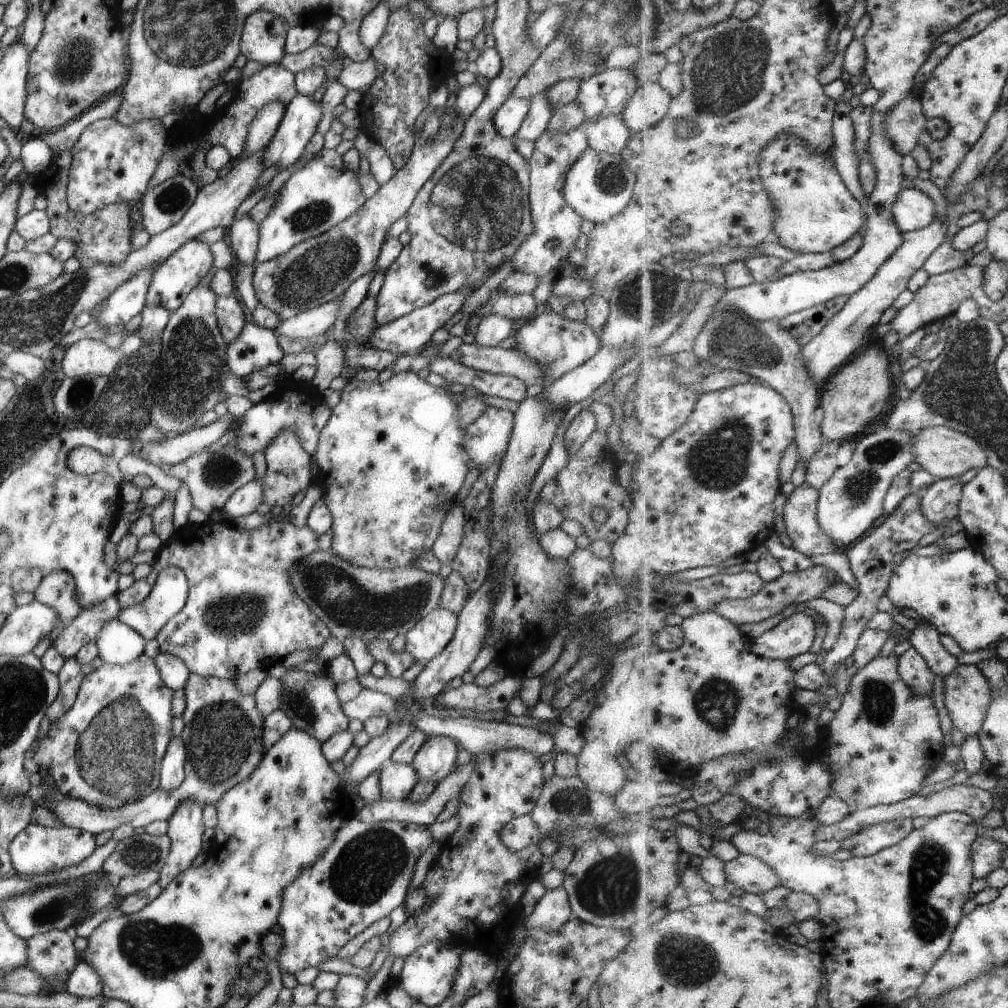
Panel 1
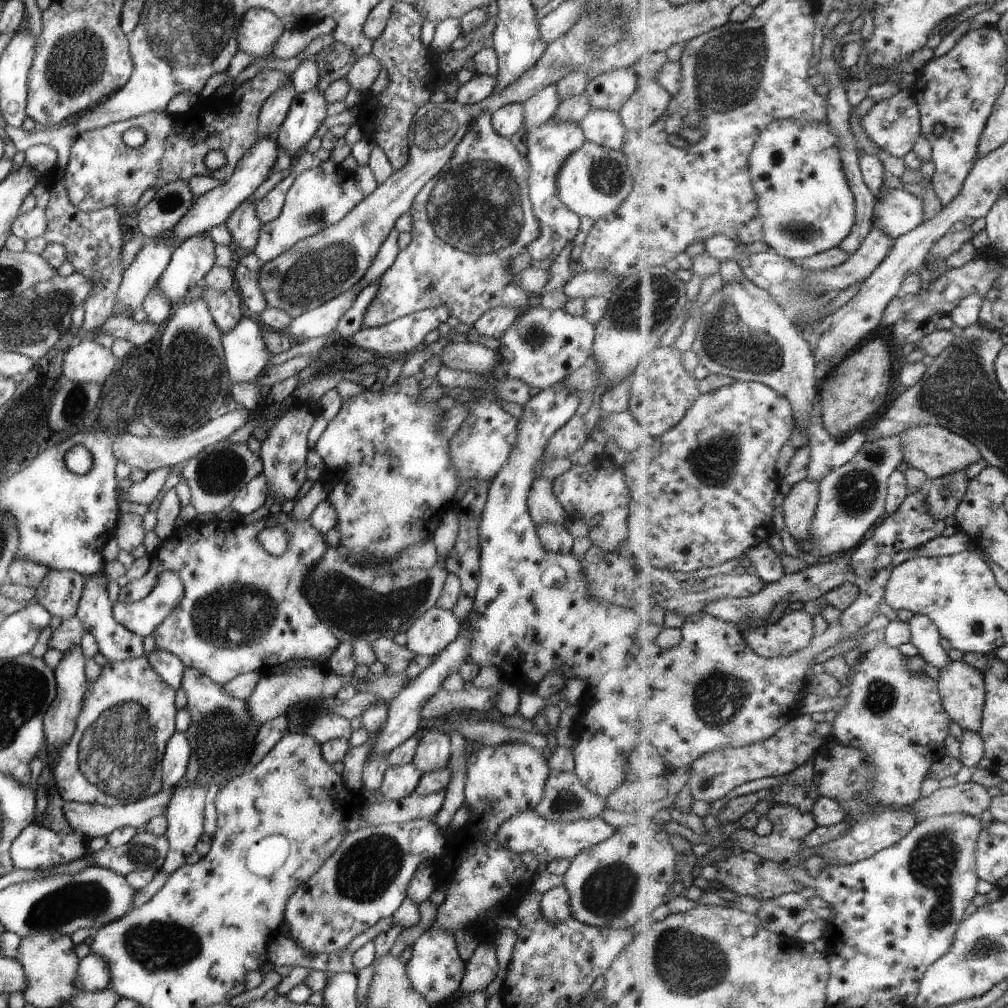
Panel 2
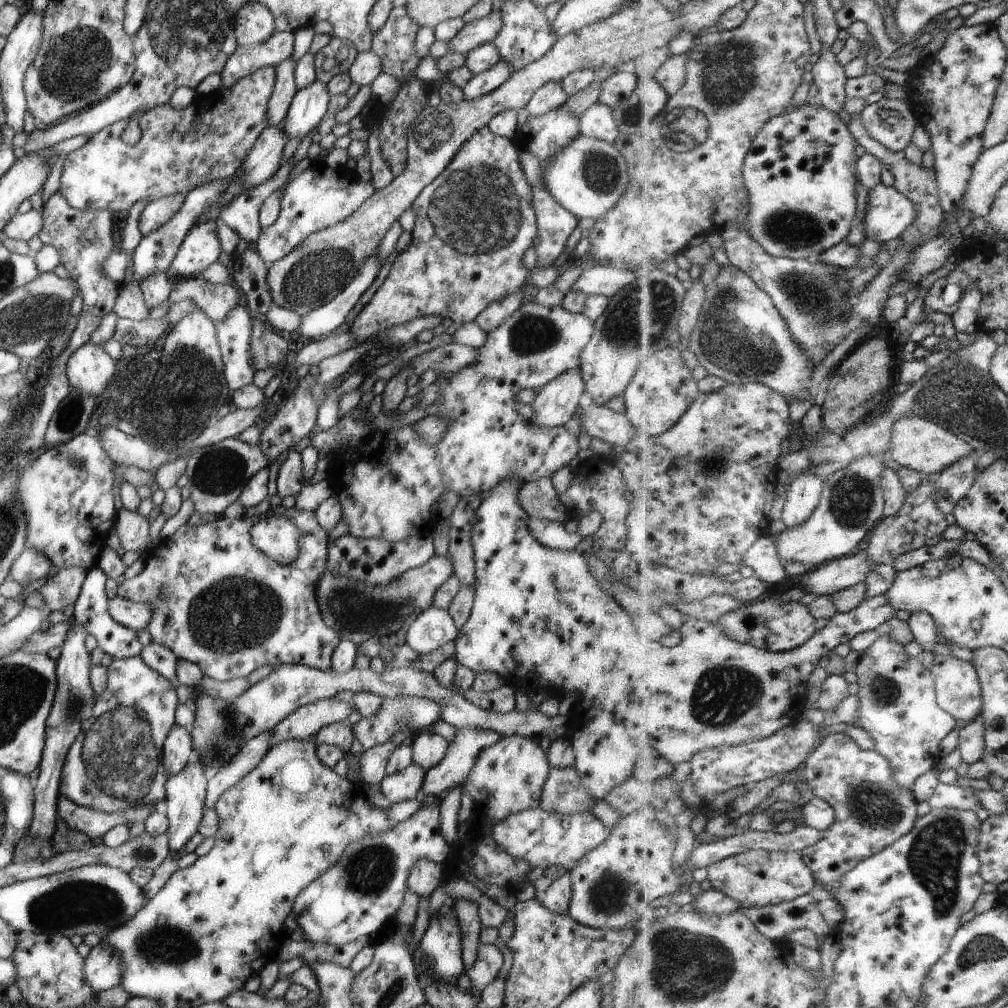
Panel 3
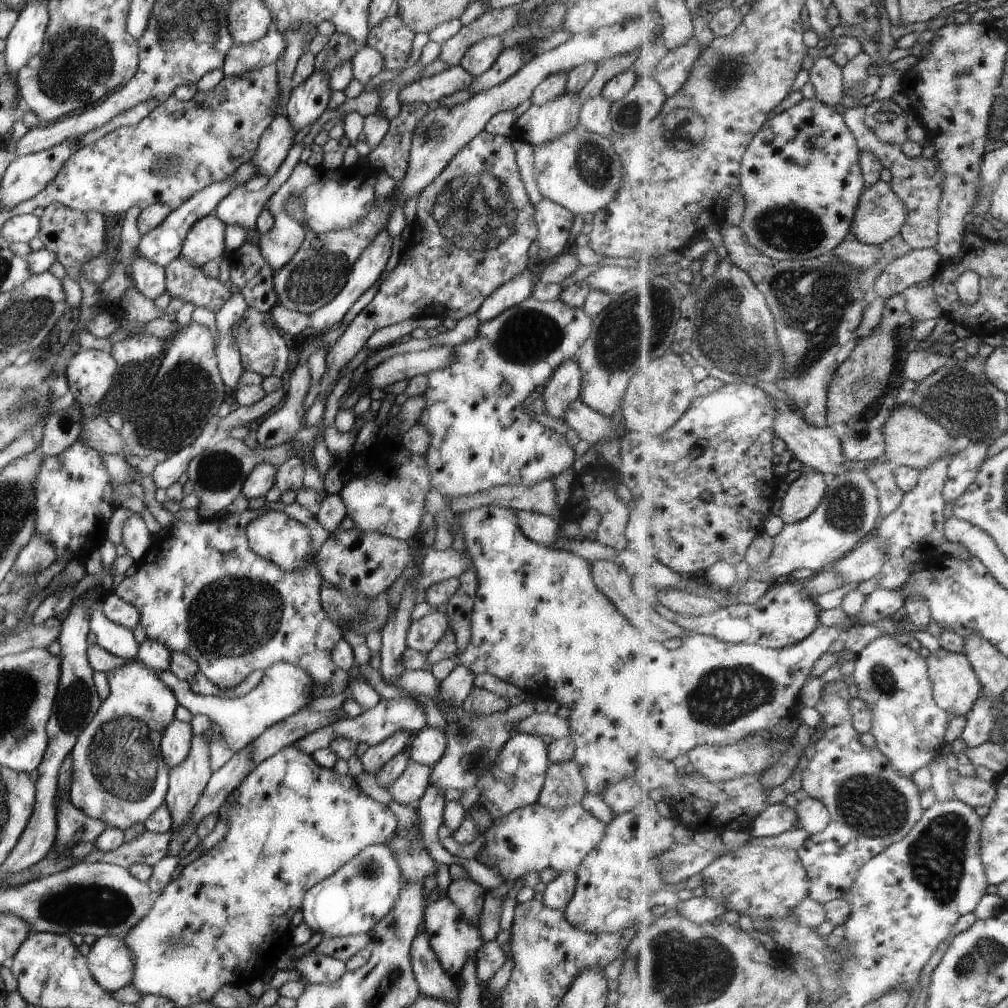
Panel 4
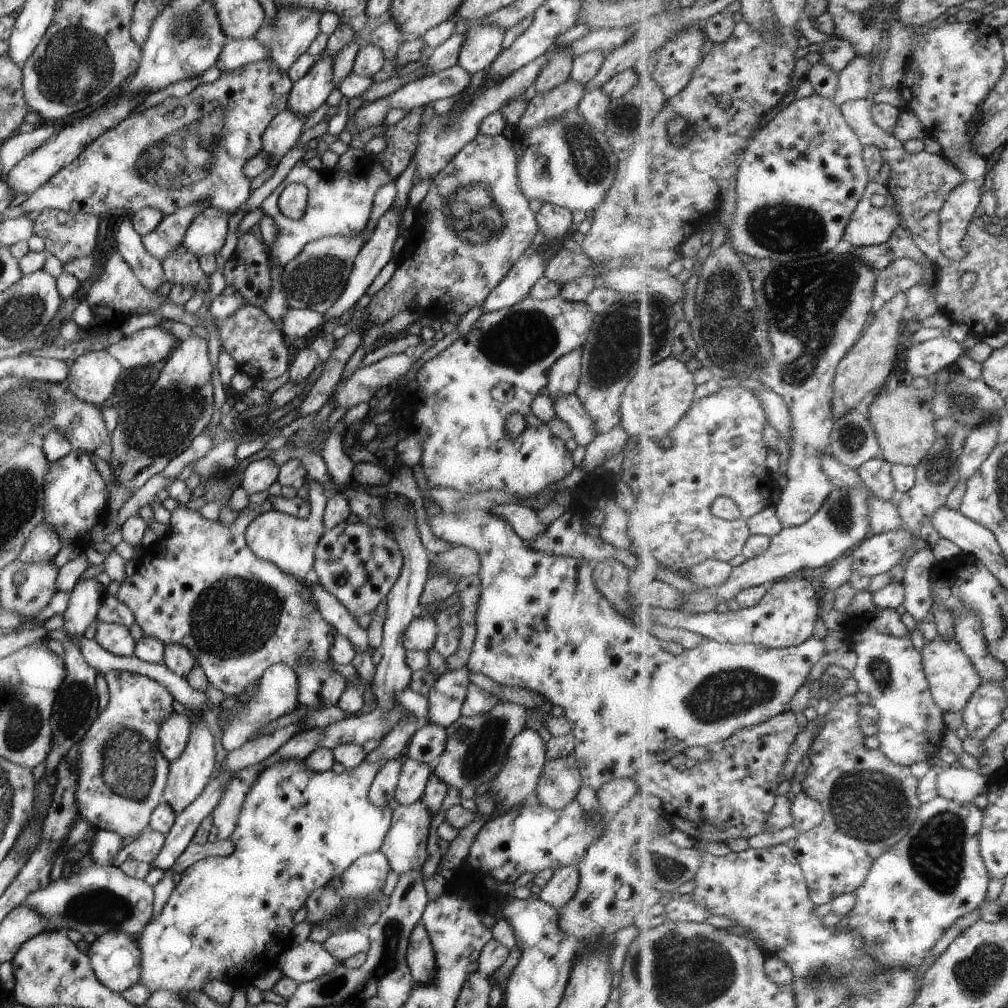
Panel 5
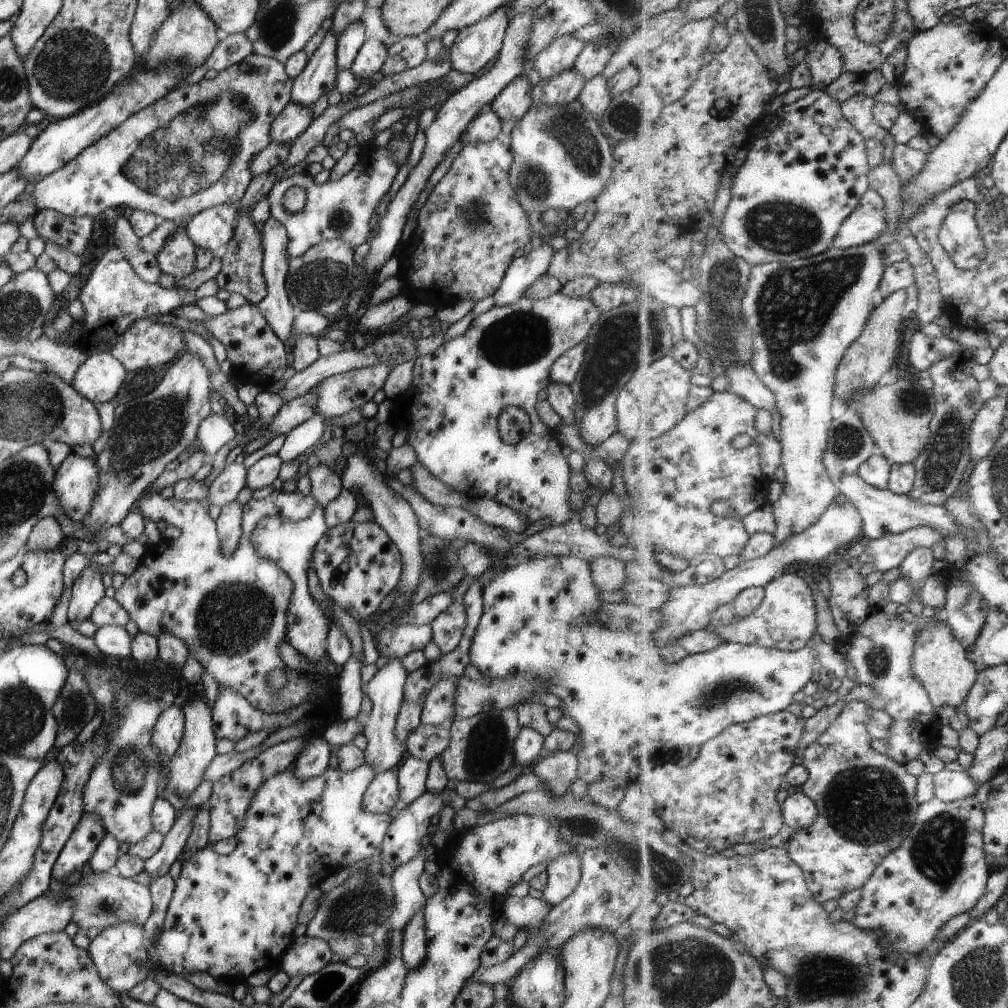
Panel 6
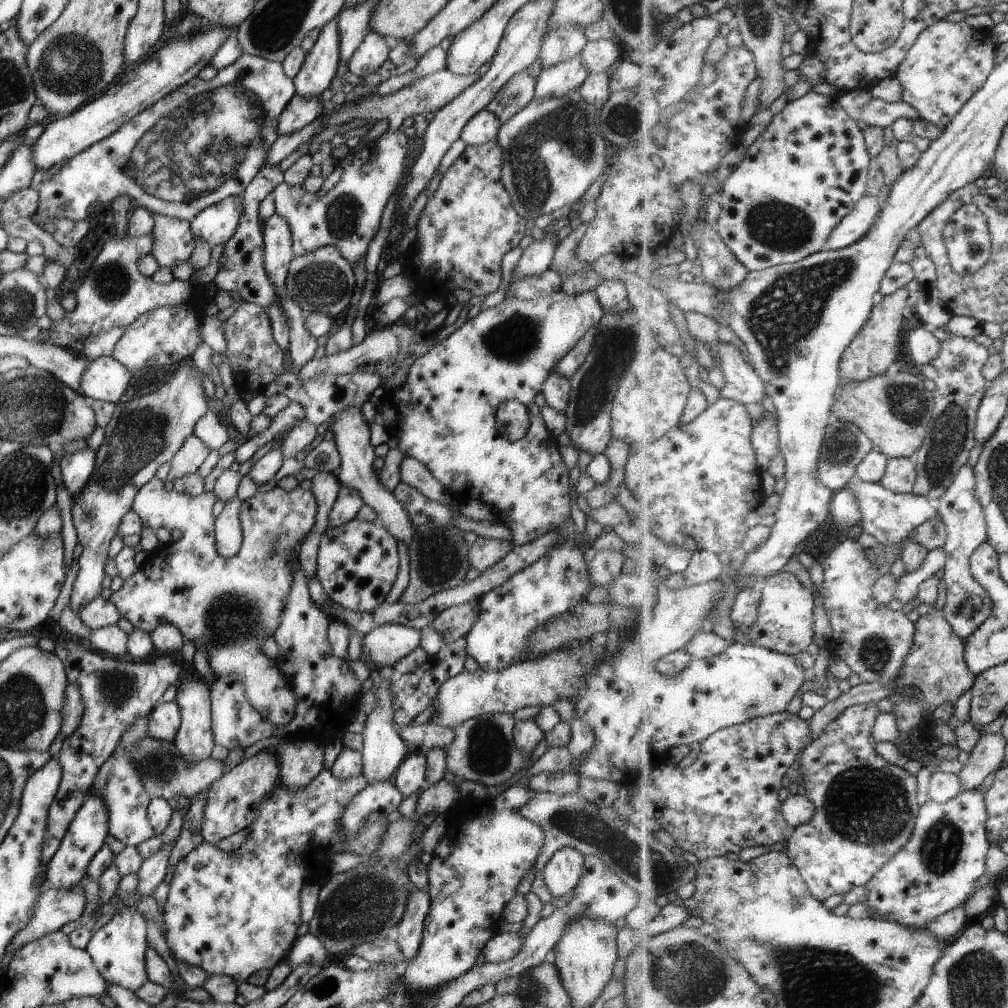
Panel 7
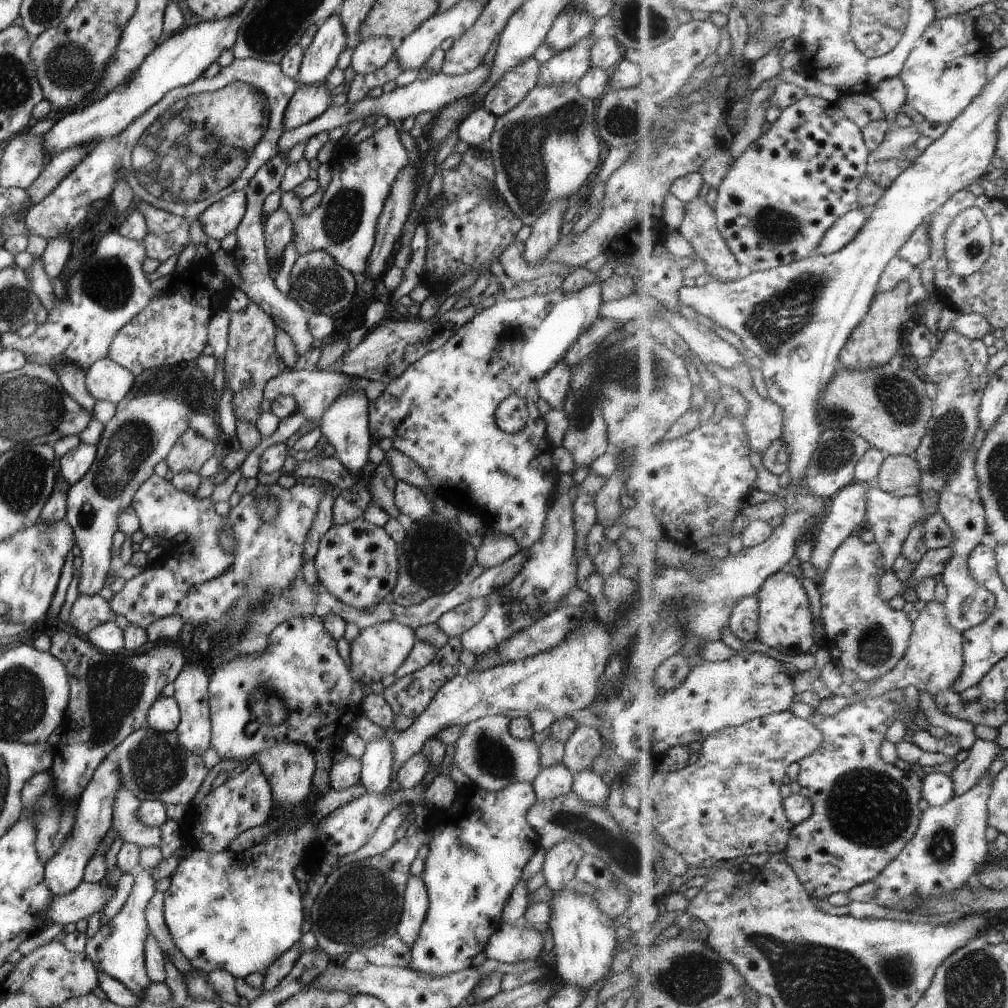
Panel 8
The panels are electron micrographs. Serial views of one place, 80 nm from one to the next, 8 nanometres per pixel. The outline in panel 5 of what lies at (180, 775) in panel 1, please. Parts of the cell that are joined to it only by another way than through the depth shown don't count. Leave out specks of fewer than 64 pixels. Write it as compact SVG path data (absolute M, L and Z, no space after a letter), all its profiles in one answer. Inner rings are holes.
M171 711L159 725L156 734L157 748L168 762L175 760L183 752L190 731L190 721L191 715Z

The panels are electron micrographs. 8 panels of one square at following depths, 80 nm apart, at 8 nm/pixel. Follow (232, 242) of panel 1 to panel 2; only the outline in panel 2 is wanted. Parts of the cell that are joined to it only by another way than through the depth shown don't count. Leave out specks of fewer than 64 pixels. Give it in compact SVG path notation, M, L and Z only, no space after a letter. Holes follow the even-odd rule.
M250 197L239 201L239 204L227 215L227 218L224 218L223 223L237 246L253 250L261 222L254 211L259 200L254 201Z

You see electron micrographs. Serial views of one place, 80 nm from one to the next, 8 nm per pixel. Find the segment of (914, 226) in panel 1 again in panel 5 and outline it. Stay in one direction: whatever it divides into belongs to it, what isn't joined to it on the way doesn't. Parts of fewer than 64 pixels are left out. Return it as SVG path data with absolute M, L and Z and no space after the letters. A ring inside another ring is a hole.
M872 181L852 214L843 240L855 249L890 241L892 230L898 225L896 206L887 184Z

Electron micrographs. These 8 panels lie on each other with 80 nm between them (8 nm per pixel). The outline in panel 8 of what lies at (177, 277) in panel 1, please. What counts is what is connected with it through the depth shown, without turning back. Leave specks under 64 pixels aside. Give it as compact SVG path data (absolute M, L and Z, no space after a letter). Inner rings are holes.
M242 189L216 200L197 216L201 230L215 240L233 232L245 210L246 196Z

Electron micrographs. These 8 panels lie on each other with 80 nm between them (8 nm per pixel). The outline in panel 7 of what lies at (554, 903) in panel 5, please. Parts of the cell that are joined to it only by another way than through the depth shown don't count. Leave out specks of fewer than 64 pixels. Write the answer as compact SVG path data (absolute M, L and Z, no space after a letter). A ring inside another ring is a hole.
M561 847L544 862L539 874L553 896L561 896L578 884L583 857L573 847Z

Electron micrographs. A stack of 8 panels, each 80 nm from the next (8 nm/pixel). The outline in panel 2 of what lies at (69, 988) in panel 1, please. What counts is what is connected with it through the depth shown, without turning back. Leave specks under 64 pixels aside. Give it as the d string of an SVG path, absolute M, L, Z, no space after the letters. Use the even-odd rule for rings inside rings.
M90 952L78 962L74 985L80 992L91 993L107 988L109 979L109 967L106 960Z

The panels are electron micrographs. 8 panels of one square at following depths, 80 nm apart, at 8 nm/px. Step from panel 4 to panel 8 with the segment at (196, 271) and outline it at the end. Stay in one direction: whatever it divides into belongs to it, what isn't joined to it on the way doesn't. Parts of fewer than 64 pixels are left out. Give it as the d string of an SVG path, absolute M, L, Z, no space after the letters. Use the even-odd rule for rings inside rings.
M135 202L137 212L145 219L146 231L140 240L145 257L160 263L168 256L176 256L189 243L189 220L170 212L156 209L146 202Z

